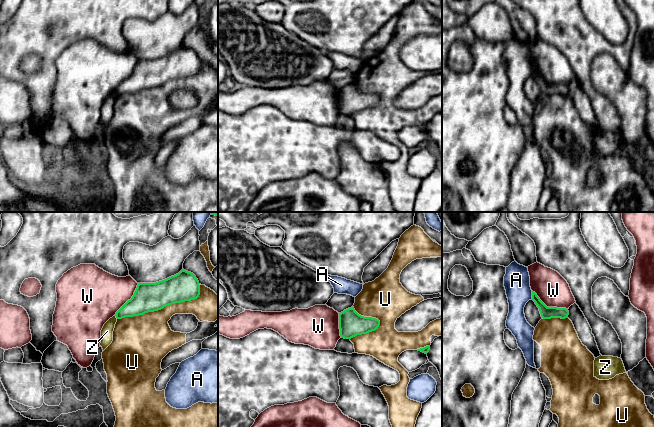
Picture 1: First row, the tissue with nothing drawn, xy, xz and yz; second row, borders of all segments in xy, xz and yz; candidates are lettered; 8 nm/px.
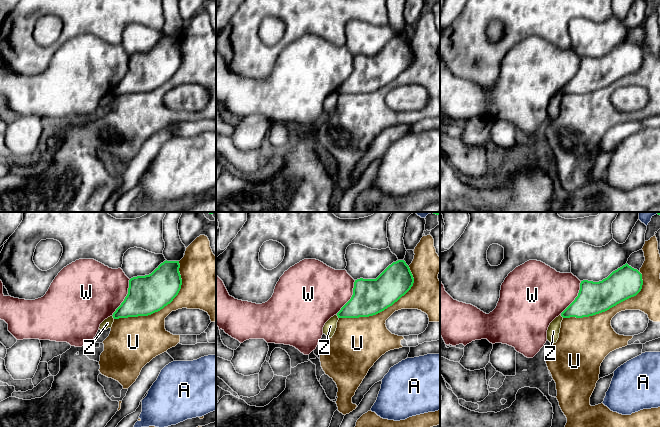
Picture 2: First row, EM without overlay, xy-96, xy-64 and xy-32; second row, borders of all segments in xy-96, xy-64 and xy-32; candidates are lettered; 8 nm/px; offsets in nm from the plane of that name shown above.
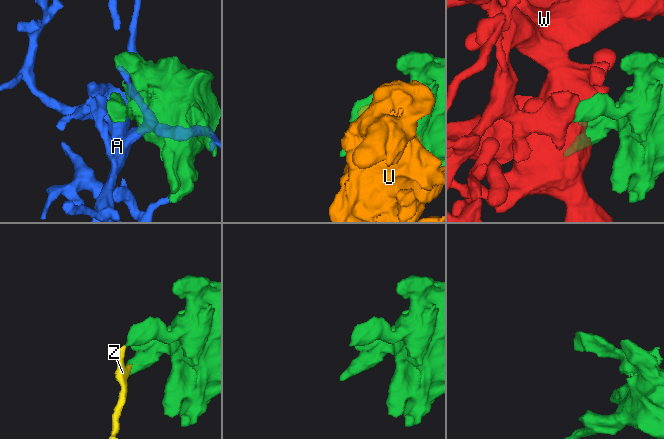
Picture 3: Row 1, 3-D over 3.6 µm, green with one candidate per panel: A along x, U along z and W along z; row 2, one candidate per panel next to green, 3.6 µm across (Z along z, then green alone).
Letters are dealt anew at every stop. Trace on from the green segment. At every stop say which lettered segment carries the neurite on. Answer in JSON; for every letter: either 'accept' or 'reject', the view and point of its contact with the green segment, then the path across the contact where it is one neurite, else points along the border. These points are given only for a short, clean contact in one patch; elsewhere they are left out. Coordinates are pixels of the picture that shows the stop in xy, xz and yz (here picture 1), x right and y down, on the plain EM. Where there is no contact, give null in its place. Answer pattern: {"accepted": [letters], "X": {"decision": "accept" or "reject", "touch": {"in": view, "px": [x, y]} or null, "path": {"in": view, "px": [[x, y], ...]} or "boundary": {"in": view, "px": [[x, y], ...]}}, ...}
{"accepted": [], "A": {"decision": "reject", "touch": {"in": "yz", "px": [532, 71]}}, "U": {"decision": "reject", "touch": {"in": "xy", "px": [163, 83]}}, "W": {"decision": "reject", "touch": {"in": "yz", "px": [549, 83]}}, "Z": {"decision": "reject", "touch": {"in": "xy", "px": [116, 93]}, "boundary": {"in": "xy", "px": [[115, 91], [117, 94]]}}}

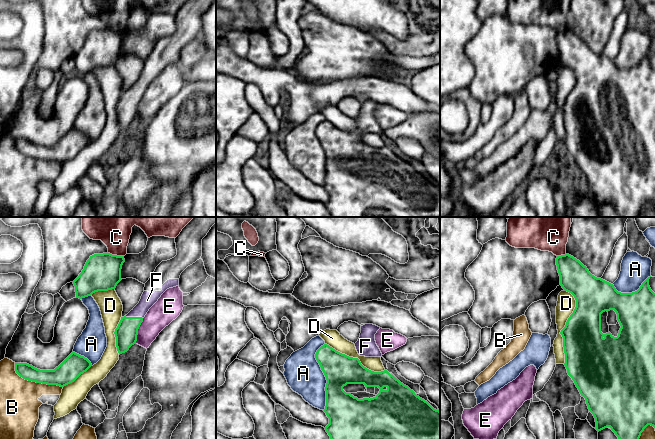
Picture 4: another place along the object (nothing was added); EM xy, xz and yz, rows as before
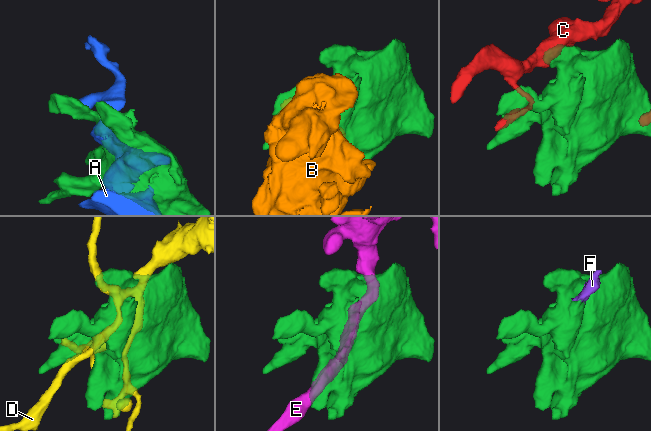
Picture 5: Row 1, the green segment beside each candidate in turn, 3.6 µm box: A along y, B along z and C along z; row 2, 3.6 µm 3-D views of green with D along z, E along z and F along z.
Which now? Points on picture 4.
{"accepted": ["F"], "A": {"decision": "reject", "touch": {"in": "xz", "px": [325, 152]}}, "B": {"decision": "reject", "touch": {"in": "xy", "px": [35, 157]}}, "C": {"decision": "reject", "touch": {"in": "xy", "px": [116, 31]}, "boundary": {"in": "xy", "px": [[108, 28], [123, 32]]}}, "D": {"decision": "reject", "touch": {"in": "yz", "px": [565, 102]}}, "E": {"decision": "reject", "touch": {"in": "xy", "px": [137, 107]}, "boundary": {"in": "xy", "px": [[143, 94], [135, 119]]}}, "F": {"decision": "accept", "touch": {"in": "xy", "px": [134, 93]}, "path": {"in": "xy", "px": [[126, 108], [128, 101], [134, 93], [147, 76]]}}}

